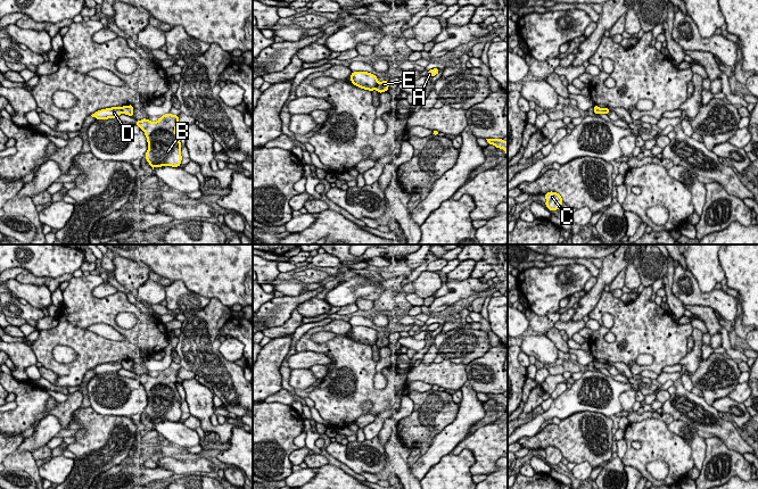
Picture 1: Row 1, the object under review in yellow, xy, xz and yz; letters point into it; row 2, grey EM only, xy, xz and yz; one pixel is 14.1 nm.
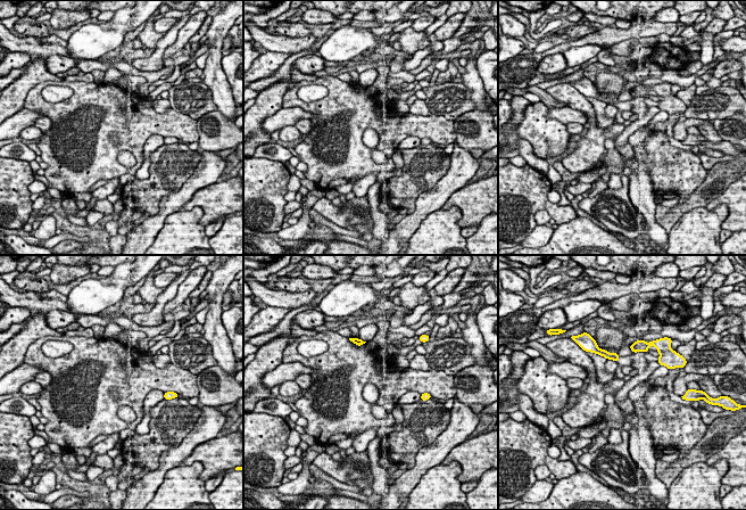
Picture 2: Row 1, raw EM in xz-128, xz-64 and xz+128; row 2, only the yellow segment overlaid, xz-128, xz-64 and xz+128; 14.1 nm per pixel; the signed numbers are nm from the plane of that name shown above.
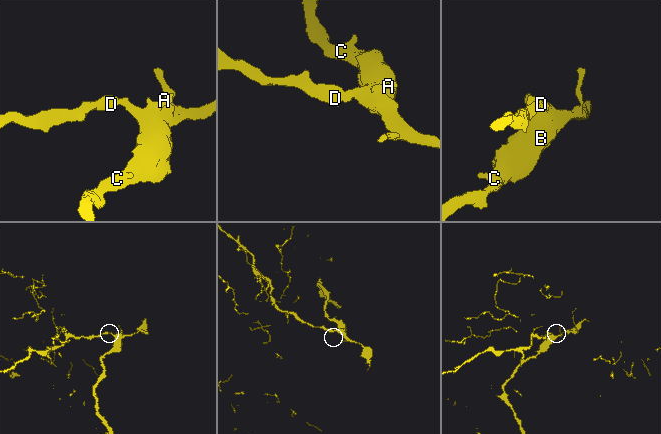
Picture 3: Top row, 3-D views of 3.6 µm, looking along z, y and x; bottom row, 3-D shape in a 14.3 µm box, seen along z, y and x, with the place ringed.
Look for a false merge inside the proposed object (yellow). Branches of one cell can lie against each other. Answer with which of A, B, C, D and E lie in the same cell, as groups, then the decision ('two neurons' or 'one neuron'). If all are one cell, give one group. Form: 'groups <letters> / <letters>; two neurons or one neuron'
groups A B C E / D; two neurons

